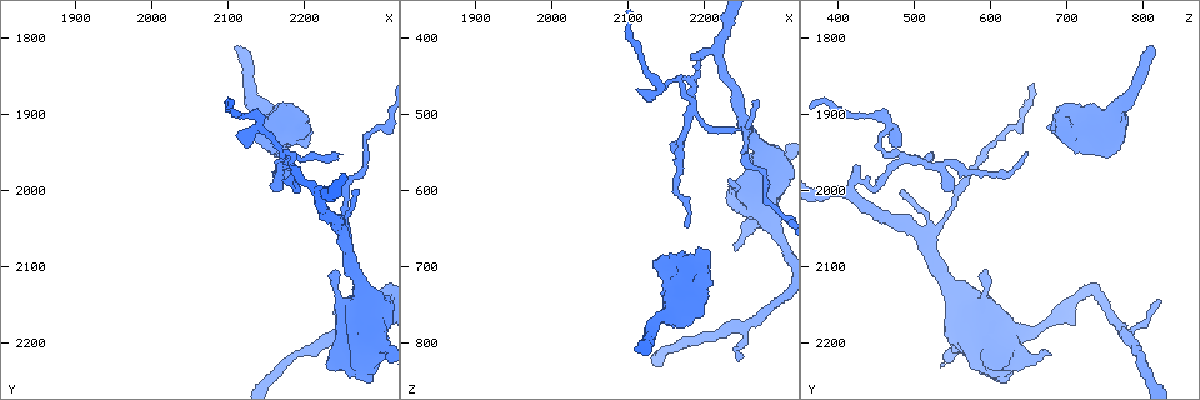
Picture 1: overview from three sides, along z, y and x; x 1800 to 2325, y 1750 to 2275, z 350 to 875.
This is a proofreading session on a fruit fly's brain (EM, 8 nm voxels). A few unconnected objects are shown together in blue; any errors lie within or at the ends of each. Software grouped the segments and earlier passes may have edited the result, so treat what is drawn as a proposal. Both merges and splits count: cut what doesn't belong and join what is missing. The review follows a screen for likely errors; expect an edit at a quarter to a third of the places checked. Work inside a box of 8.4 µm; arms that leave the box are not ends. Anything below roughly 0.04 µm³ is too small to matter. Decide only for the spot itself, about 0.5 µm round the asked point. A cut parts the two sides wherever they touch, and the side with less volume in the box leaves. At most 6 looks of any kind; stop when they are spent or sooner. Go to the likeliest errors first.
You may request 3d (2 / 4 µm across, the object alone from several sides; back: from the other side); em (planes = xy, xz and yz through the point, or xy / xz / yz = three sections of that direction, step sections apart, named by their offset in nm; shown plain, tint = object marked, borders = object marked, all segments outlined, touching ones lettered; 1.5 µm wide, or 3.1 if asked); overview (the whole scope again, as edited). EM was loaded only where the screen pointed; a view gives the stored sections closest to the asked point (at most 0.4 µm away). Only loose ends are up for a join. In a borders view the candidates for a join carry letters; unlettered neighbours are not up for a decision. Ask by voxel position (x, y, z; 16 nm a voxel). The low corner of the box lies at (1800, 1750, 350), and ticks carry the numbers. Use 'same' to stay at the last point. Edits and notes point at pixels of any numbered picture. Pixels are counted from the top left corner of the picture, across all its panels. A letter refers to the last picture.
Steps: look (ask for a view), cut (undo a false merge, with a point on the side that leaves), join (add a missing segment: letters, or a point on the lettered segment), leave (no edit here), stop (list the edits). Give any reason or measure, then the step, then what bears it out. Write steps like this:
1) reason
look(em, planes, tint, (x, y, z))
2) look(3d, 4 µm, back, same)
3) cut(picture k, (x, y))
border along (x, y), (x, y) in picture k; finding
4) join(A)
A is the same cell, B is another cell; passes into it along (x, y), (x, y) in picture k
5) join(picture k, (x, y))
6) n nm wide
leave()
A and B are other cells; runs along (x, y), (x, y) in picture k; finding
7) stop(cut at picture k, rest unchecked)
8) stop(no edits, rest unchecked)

free end
look(3d, 2 µm, (2105, 1815, 810))

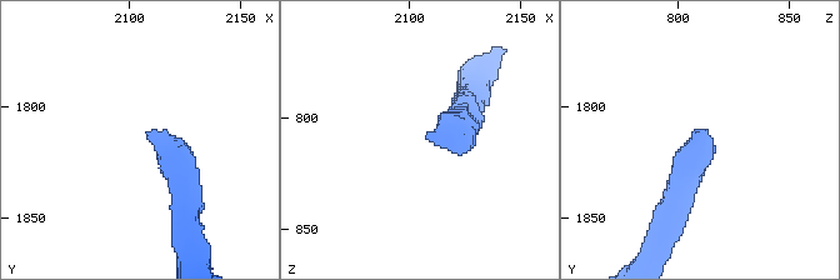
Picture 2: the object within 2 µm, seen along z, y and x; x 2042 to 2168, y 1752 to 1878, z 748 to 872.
look(em, planes, borders, (2107, 1815, 807))

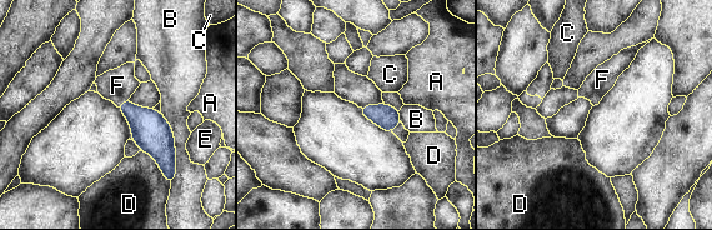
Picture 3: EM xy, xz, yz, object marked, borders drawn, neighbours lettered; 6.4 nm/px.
B touches over 420 nm
join(F)
F is the same cell, A, B, C, D and E are other cells; passes into it along (150, 130), (124, 103), (118, 85) in picture 3; it goes on there

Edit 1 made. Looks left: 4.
free end
look(3d, 2 µm, (2245, 1950, 520))

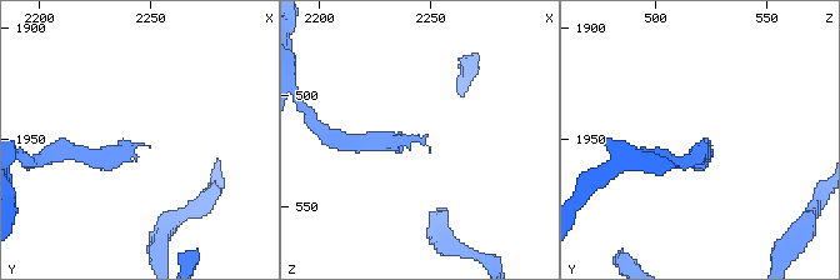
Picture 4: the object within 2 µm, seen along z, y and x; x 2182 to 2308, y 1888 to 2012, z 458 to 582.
look(em, planes, borders, (2250, 1952, 519))

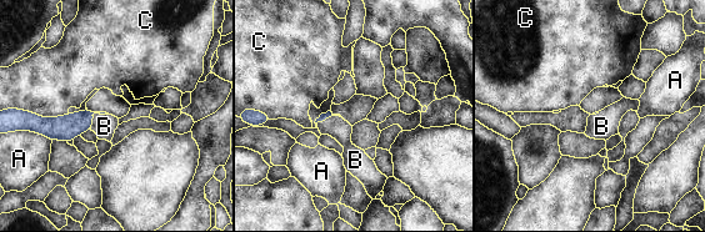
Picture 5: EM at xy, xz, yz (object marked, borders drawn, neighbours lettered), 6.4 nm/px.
join(B)
B is the same cell, A and C are other cells; the neuron continues

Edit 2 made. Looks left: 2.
branch stops here
look(3d, 2 µm, (2175, 1950, 650))

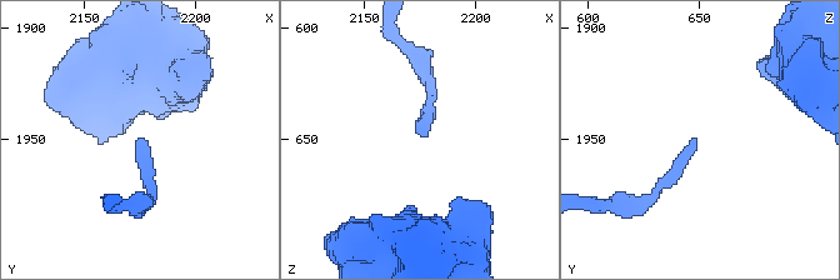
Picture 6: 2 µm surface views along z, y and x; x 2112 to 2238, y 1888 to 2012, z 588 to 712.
look(em, planes, borders, (2177, 1950, 648))

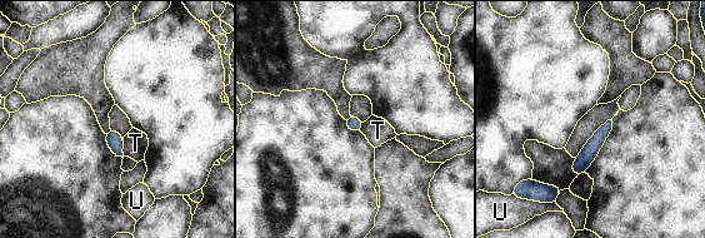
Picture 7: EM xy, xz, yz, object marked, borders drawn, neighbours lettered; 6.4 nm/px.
leave()
T and U are other cells; runs along (609, 124), (589, 154), (575, 169) in picture 7; no lettered segment goes on from it

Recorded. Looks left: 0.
stop(join at picture 3, join at picture 5, rest unchecked)

